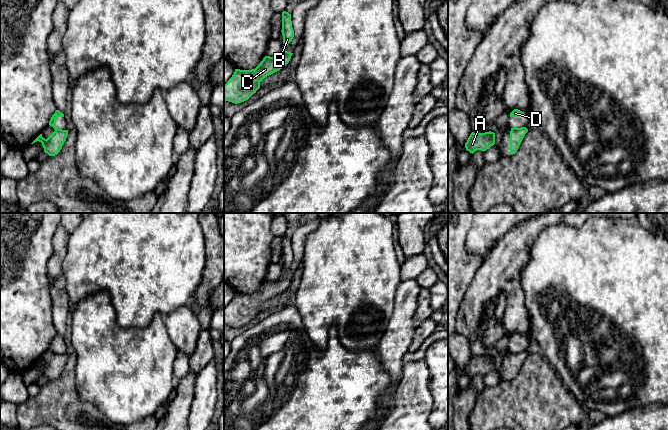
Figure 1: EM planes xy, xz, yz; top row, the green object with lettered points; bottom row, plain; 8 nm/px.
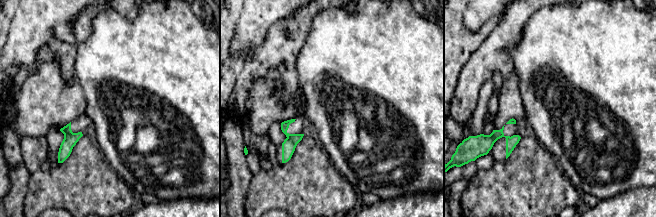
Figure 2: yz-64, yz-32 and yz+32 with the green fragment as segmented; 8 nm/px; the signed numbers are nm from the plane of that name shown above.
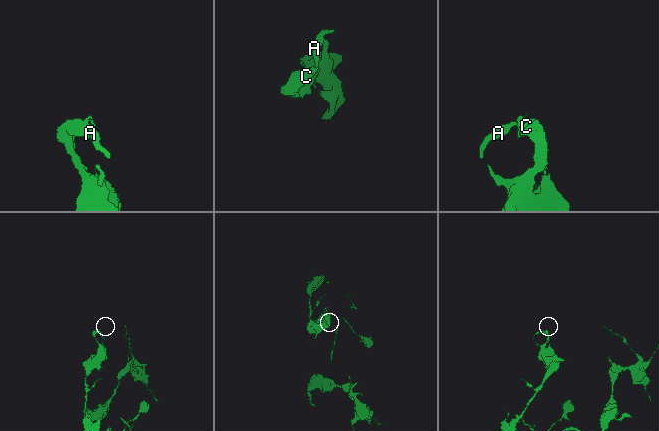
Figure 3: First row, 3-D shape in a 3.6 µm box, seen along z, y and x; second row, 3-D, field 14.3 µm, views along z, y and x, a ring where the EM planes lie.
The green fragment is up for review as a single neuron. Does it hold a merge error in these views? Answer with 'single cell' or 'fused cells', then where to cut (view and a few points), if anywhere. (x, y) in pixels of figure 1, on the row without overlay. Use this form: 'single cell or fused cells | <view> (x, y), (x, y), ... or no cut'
fused cells | xy (61, 353), (55, 355)

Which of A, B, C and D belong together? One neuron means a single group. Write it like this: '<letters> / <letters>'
A B D / C

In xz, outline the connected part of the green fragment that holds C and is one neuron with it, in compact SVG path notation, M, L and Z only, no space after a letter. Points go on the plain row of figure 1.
M281 275L275 281L265 280L255 293L235 293L232 301L224 309L224 324L235 328L248 324L260 312L260 306L264 302L289 287L292 278Z

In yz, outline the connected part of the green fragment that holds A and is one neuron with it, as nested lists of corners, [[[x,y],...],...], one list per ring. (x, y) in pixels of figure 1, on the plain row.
[[[472,356],[465,367],[465,372],[470,377],[474,377],[477,374],[486,375],[495,368],[495,357],[474,357]]]

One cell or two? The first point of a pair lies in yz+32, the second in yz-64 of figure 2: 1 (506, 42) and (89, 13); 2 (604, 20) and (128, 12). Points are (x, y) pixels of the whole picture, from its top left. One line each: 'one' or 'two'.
1: one
2: two

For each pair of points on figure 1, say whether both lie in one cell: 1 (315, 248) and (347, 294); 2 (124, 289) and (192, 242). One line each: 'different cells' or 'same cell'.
1: same cell
2: same cell

